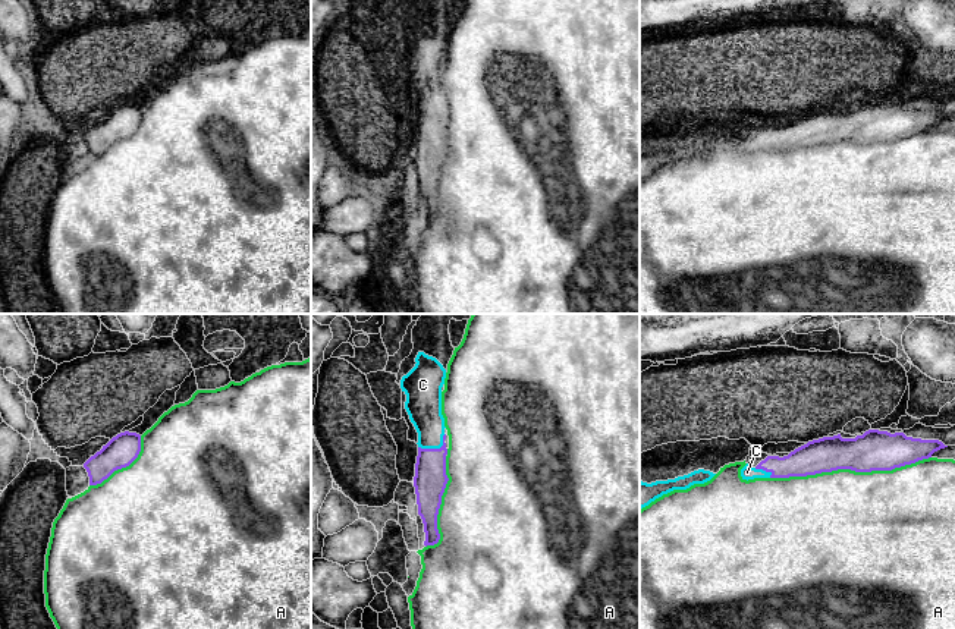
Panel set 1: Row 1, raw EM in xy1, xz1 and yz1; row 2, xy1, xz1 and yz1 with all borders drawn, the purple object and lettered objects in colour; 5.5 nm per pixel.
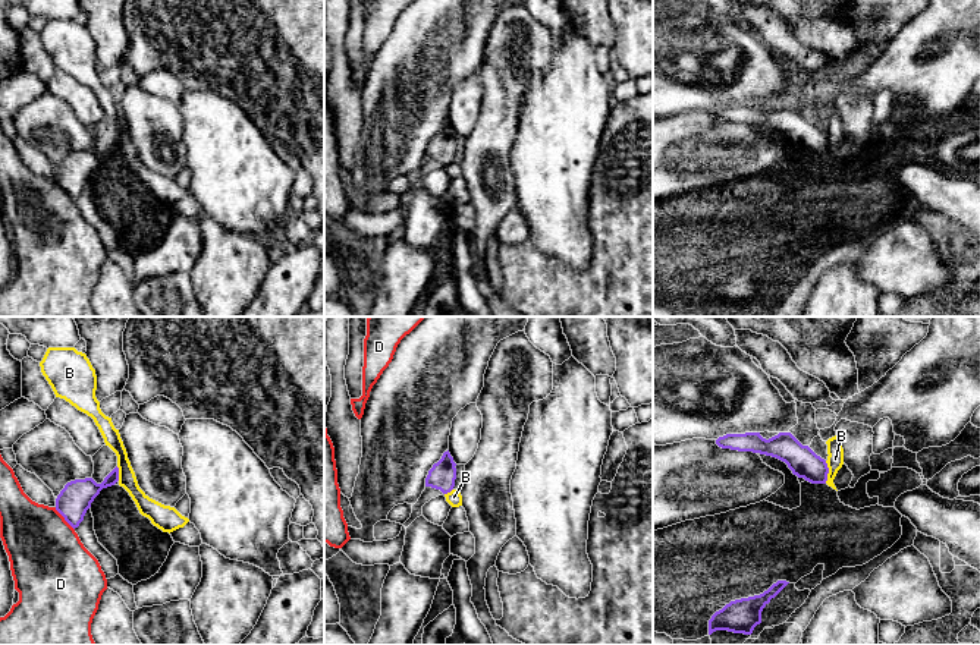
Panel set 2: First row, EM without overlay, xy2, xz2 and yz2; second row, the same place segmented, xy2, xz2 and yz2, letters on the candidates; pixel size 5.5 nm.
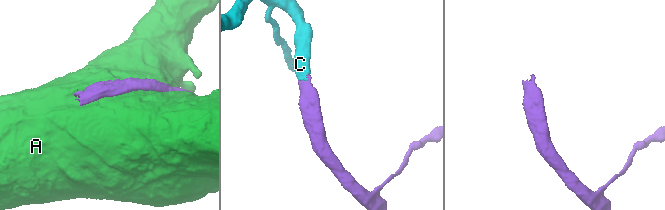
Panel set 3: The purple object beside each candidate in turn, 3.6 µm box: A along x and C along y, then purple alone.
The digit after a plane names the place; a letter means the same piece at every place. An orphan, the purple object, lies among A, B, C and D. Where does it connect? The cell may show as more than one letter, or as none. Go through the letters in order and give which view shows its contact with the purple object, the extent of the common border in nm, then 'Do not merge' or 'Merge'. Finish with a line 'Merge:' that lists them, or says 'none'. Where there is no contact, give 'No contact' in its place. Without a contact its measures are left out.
A: Touches purple in yz1. Shared border 900 nm. Do not merge
B: Touches purple in yz2. Shared border 130 nm. Do not merge
C: Touches purple in xz1. Shared border 170 nm. Merge
D: Touches purple in xy2. Shared border 170 nm. Do not merge
Merge: C

